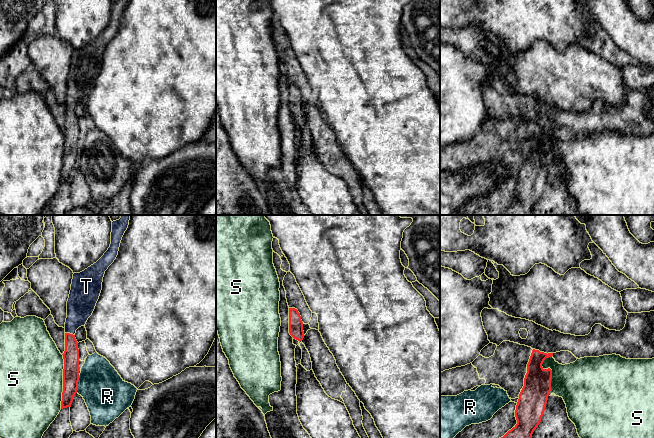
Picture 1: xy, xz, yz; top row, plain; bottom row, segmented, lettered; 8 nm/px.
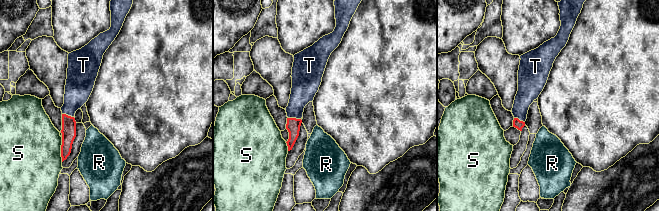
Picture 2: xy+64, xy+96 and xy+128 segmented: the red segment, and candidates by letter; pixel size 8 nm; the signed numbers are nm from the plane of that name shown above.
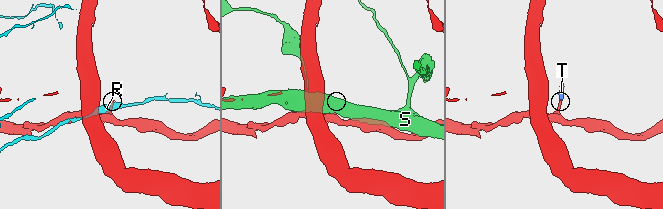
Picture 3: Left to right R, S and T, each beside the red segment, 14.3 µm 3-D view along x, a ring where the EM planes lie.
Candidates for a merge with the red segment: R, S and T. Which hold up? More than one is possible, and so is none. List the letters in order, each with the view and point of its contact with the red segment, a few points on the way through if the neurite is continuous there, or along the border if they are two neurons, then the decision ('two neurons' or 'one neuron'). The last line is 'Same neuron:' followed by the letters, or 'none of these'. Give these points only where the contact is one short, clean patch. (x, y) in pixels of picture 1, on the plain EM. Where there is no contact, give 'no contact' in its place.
R: meets red in xy at (77, 160); two neurons
S: meets red in xy at (63, 157); two neurons
T: meets red in xy at (69, 109); runs through xy (71, 130), (69, 109), (80, 81); one neuron
Same neuron: T

